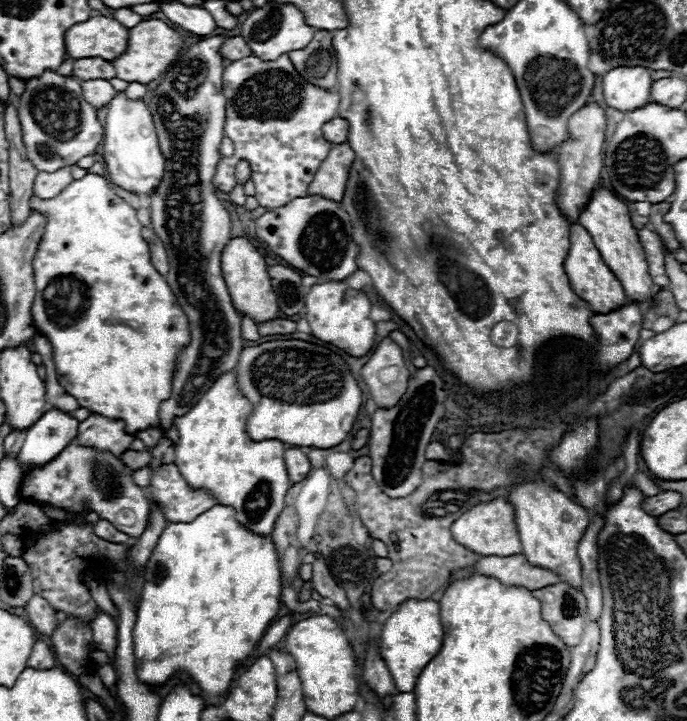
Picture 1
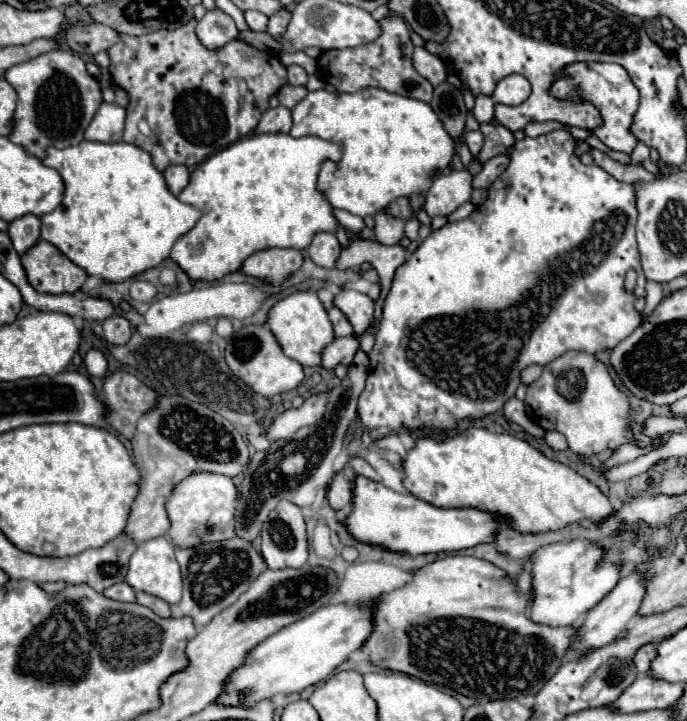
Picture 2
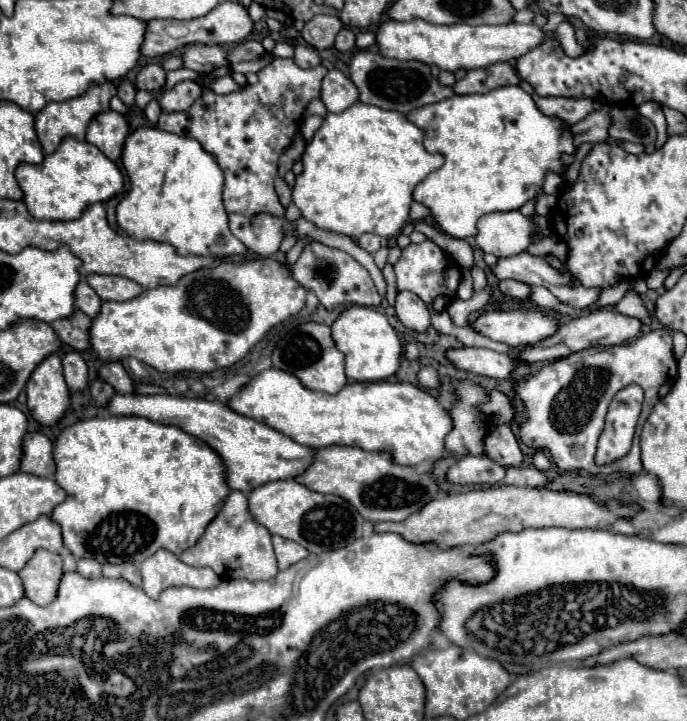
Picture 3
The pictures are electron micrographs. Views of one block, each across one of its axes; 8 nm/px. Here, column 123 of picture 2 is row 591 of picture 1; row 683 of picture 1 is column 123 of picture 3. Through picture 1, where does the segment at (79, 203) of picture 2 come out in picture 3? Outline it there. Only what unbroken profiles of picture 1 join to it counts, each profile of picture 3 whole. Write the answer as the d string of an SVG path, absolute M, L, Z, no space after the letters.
M140 126L128 134L122 146L122 166L130 180L130 190L116 204L118 226L134 240L154 240L174 246L180 256L234 256L246 254L246 246L232 236L228 228L228 214L222 206L222 184L224 176L212 154L204 152L202 146L186 136L164 132L160 128Z

